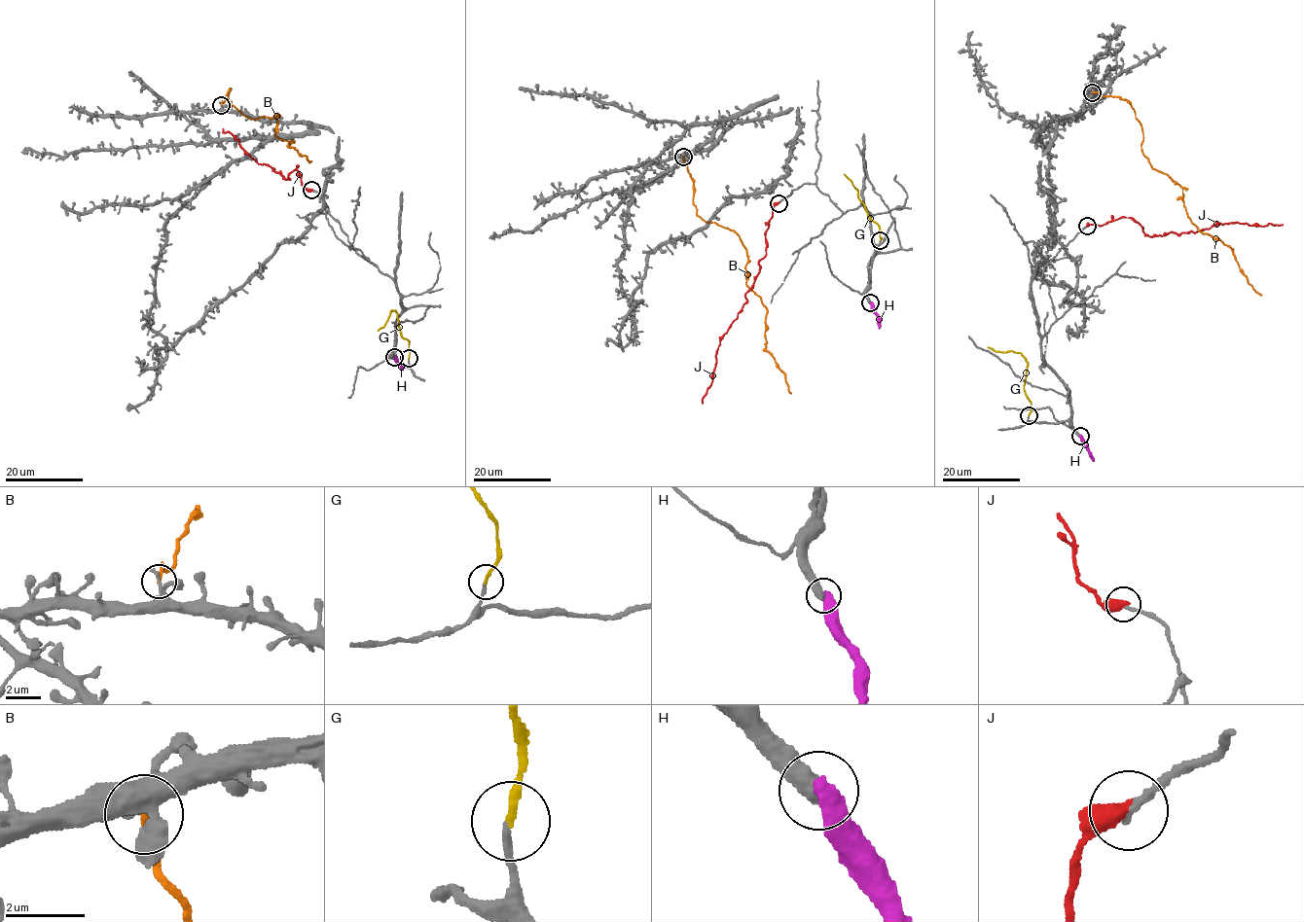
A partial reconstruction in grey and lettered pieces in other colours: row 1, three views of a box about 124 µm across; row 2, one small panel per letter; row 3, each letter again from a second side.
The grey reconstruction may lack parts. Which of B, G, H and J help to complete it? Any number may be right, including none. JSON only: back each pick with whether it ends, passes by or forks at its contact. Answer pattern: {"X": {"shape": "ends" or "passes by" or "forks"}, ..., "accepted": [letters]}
{"G": {"shape": "ends"}, "H": {"shape": "ends"}, "accepted": ["G", "H"]}

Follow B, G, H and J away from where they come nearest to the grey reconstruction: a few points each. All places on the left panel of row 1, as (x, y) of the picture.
B: (221, 105), (230, 88), (231, 105), (245, 116), (278, 114), (274, 135), (291, 141), (290, 147), (311, 161)
G: (409, 358), (409, 340), (402, 336), (397, 311), (390, 310), (385, 325), (378, 330)
H: (394, 357), (401, 365), (400, 371)
J: (311, 190), (302, 184), (297, 165), (285, 179), (273, 167), (259, 163), (238, 144), (239, 139), (223, 128)

